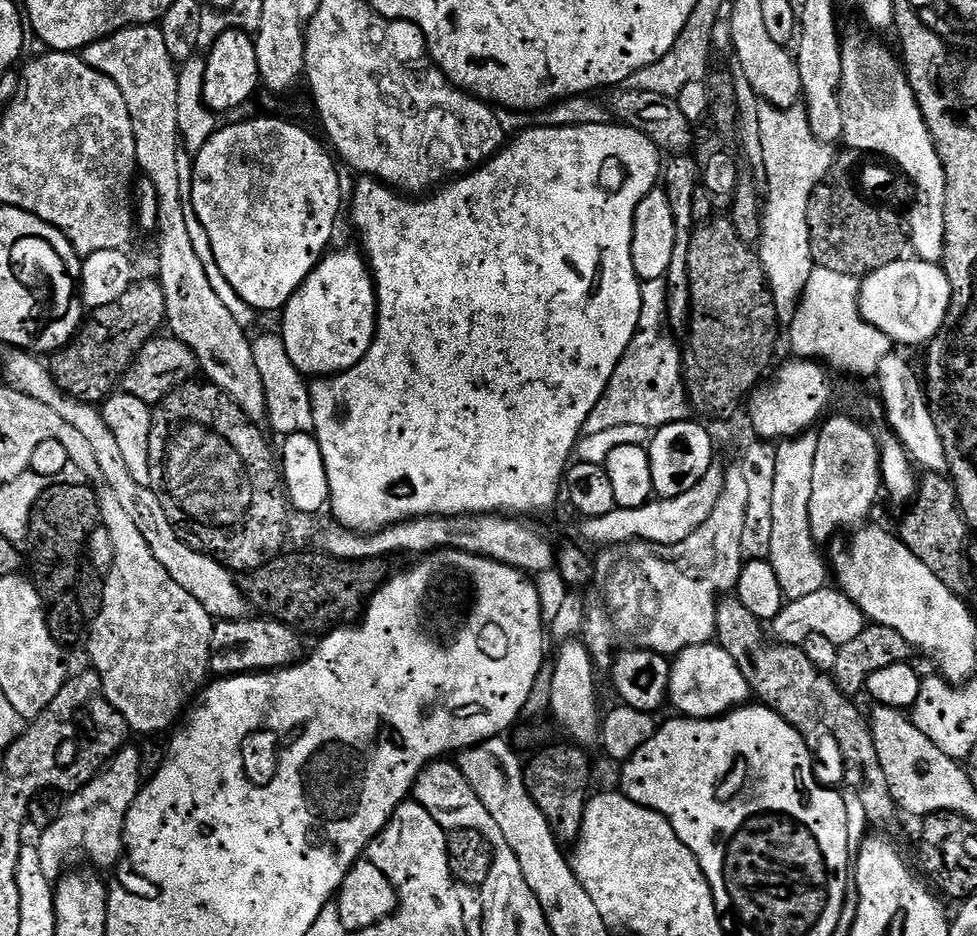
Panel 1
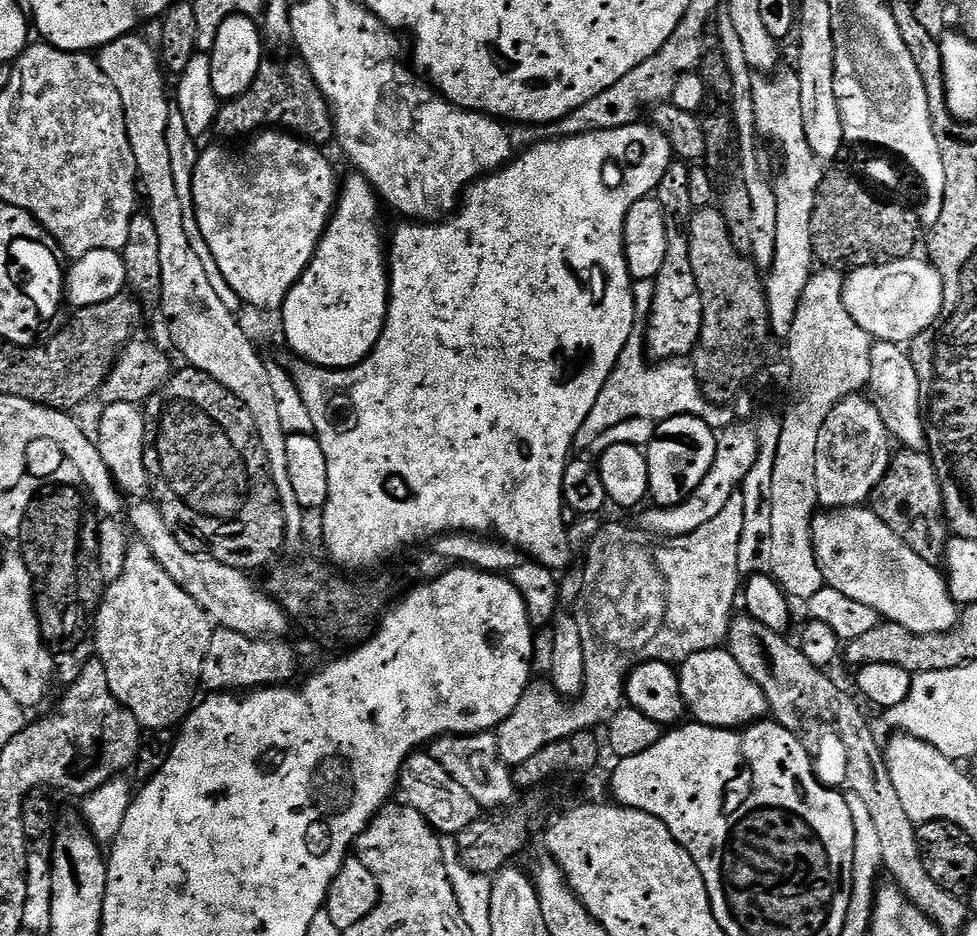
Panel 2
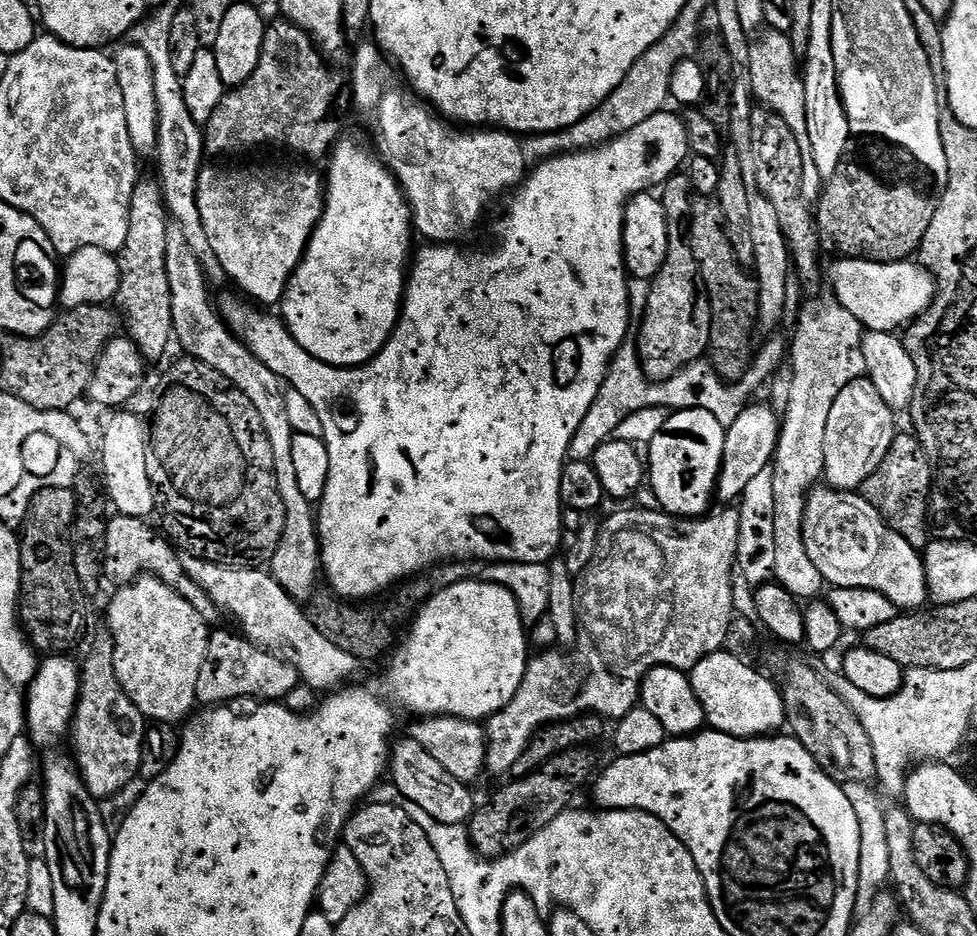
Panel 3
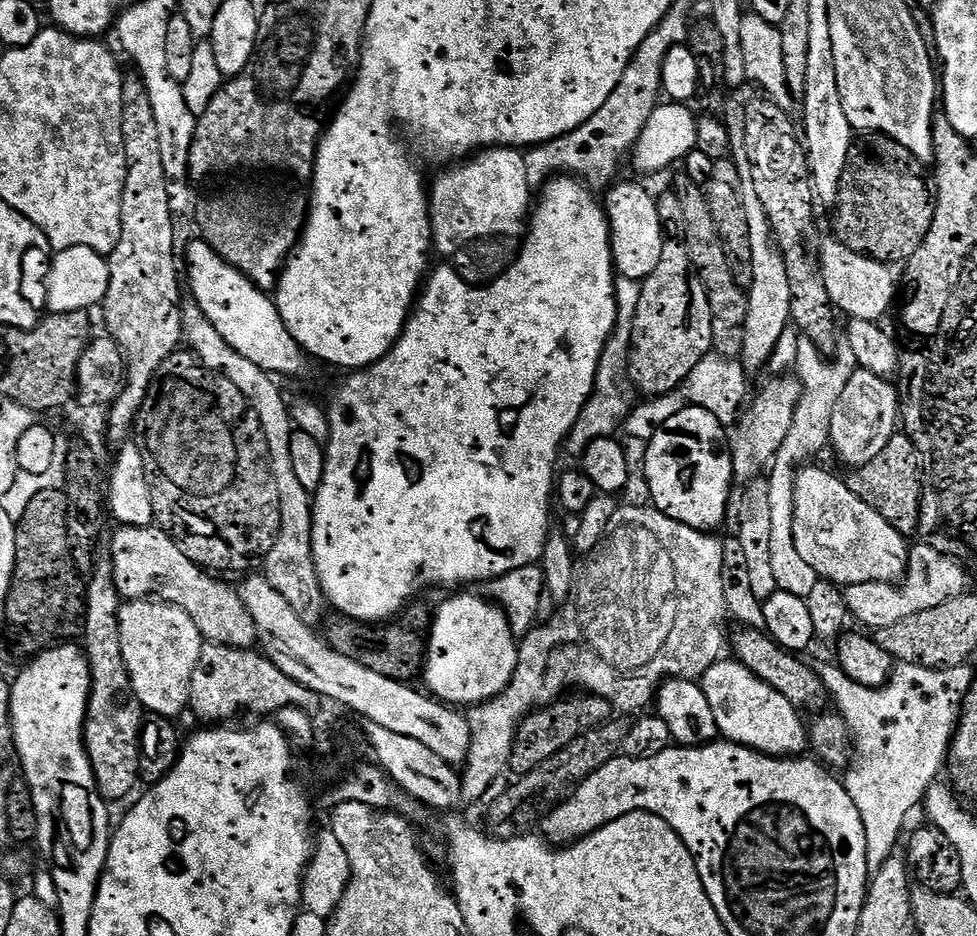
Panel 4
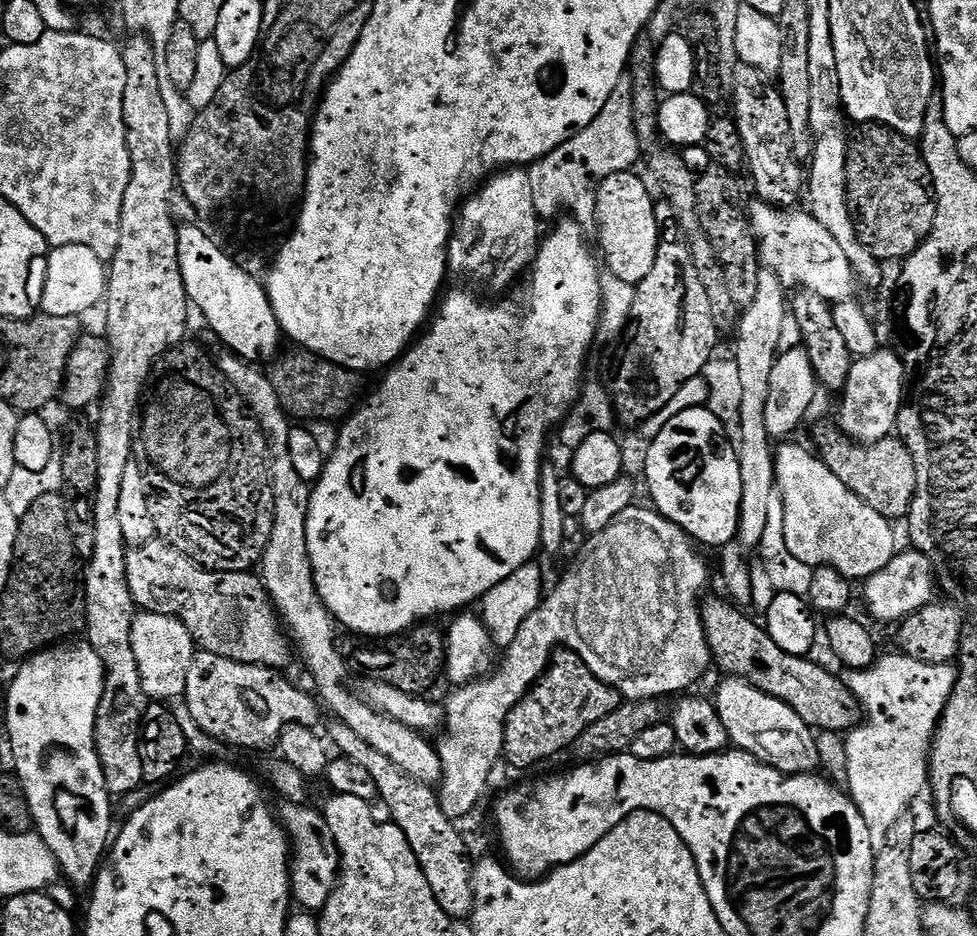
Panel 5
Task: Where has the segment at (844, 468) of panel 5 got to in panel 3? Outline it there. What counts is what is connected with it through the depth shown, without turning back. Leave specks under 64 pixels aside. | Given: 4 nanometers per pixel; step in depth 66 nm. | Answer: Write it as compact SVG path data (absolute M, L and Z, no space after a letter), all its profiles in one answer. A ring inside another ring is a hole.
M893 435L892 448L882 458L882 466L870 478L866 478L862 495L894 534L902 534L910 546L923 550L930 543L930 513L928 501L932 494L932 467L926 458L926 450L915 435Z

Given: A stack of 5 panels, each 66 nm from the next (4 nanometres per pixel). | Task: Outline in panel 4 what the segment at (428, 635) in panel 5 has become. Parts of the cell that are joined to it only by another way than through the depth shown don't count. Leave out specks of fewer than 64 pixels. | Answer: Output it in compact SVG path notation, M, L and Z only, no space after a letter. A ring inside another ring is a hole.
M417 602L409 603L408 607L383 626L365 624L362 620L352 620L348 616L337 615L336 620L329 619L326 639L329 646L338 654L346 654L346 658L354 658L354 662L362 662L377 674L386 674L386 678L394 678L412 682L421 675L426 655L425 633L431 629L433 613L427 612Z

